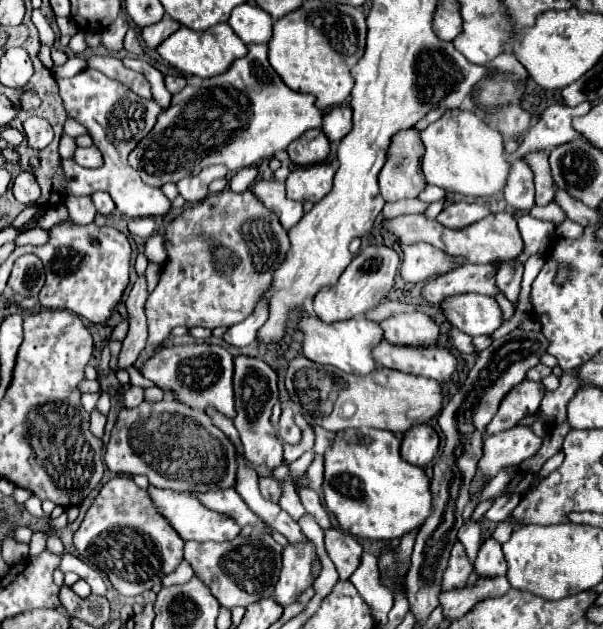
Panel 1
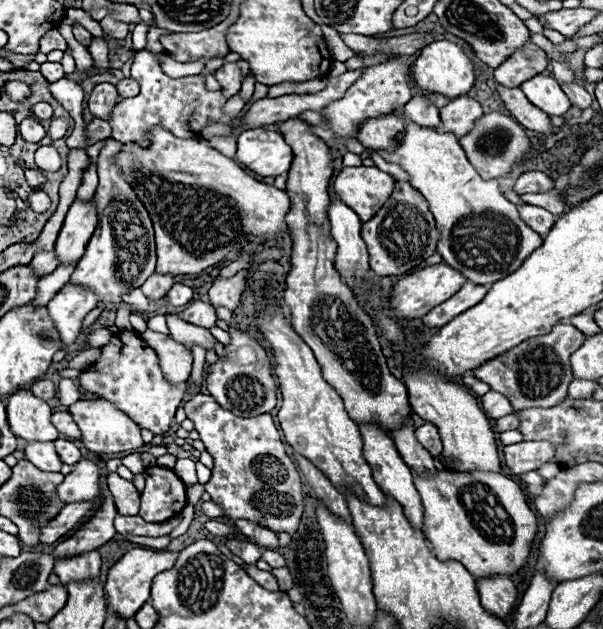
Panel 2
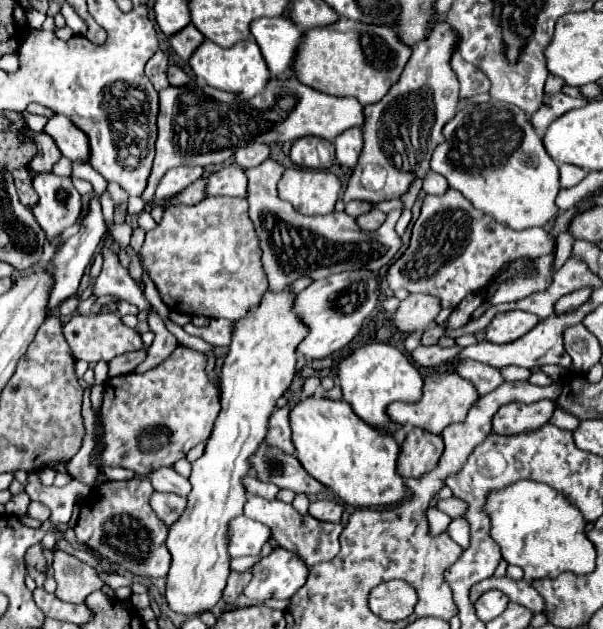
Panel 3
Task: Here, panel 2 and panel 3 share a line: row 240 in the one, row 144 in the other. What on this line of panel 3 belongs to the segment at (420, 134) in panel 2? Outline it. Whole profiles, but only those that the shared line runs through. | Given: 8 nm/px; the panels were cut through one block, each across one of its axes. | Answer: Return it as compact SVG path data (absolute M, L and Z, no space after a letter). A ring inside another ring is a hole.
M494 100L466 106L444 126L442 134L444 142L438 144L432 154L432 170L442 174L448 186L462 192L476 208L508 224L512 230L546 226L556 220L560 214L556 206L560 192L558 166L546 156L542 140L522 108ZM500 120L510 122L510 132L504 136L498 132ZM502 154L506 154L506 160L500 160ZM468 158L472 158L472 162L468 162Z

